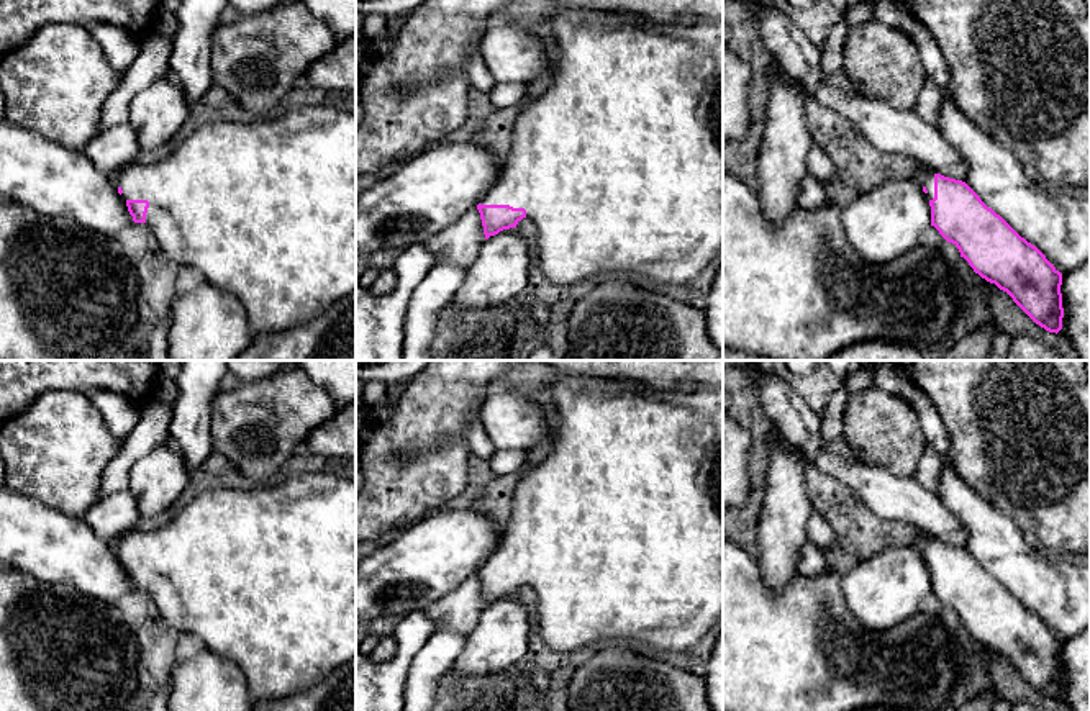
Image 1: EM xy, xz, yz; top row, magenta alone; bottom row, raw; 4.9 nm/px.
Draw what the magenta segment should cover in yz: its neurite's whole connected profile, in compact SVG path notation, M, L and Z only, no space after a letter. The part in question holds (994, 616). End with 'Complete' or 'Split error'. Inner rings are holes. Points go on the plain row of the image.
M916 534L911 546L923 552L931 593L952 609L961 624L1049 700L1062 696L1062 641L1046 623L988 575L962 547Z. Split error

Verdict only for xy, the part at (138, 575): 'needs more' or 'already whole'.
needs more

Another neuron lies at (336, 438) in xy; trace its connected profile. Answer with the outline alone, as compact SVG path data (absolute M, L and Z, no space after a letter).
M356 403L339 406L331 419L310 432L302 449L346 462L356 459Z

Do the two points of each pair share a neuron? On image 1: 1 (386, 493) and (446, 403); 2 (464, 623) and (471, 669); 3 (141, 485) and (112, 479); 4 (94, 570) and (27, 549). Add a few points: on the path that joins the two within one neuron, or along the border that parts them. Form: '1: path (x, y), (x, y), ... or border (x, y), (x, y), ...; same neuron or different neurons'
1: path (404, 470), (413, 461), (428, 426); same neuron
2: border (487, 606), (479, 616), (477, 624), (466, 636); different neurons
3: border (151, 451), (145, 452), (131, 466), (127, 485); different neurons
4: path (77, 559), (64, 549), (43, 549); same neuron

